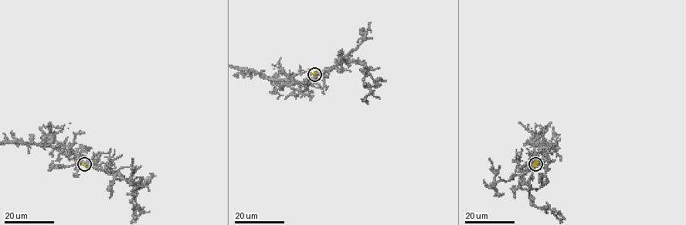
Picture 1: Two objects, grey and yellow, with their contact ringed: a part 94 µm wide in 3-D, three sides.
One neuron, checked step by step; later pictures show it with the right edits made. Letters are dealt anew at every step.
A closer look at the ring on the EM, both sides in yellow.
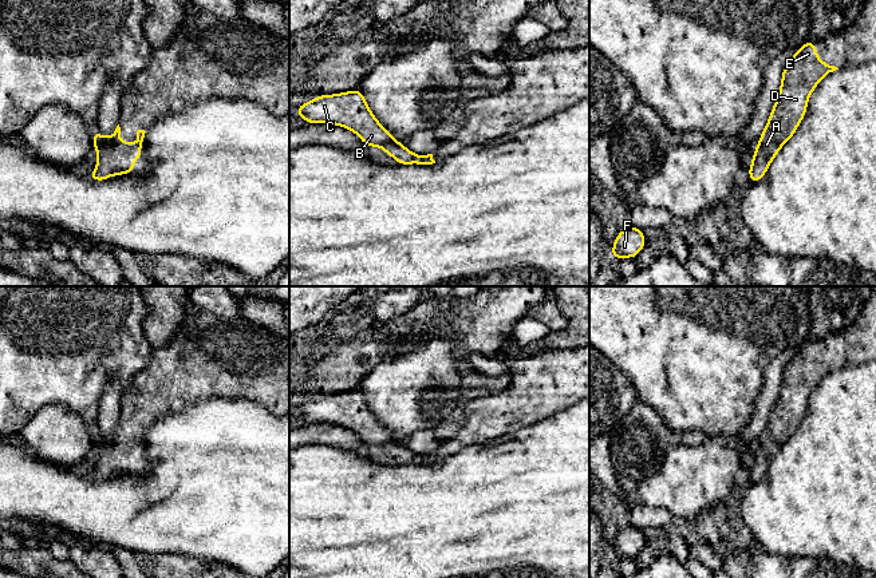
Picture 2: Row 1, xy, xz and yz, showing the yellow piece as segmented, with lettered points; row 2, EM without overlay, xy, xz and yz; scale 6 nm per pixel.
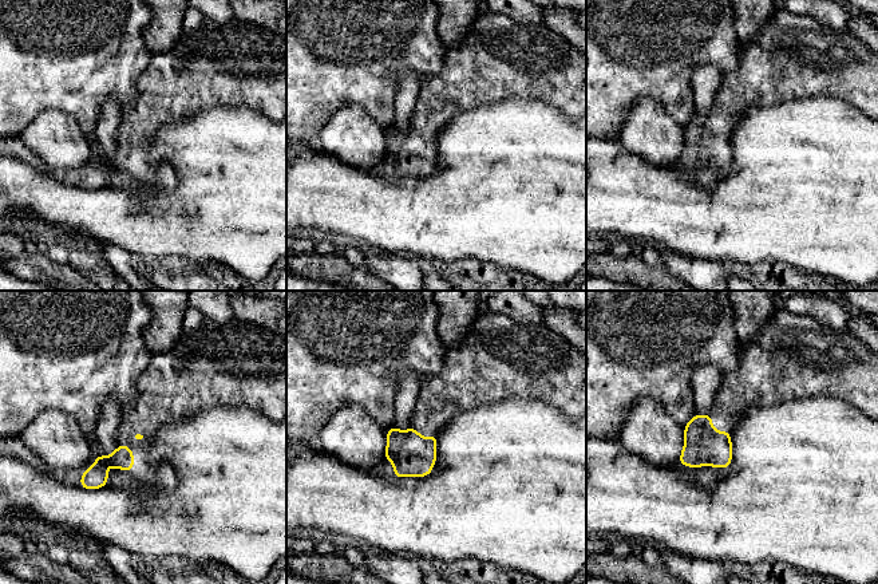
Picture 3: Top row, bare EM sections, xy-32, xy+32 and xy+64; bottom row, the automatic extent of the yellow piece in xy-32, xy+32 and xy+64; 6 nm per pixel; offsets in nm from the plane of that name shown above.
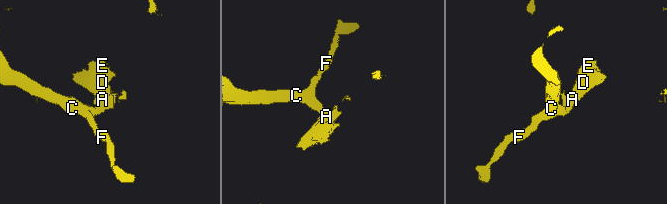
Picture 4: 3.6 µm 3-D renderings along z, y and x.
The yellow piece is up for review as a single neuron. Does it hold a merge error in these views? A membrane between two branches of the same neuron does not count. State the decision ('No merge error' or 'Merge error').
No merge error

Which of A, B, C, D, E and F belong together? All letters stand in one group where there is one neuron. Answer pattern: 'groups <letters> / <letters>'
groups A B C D E F

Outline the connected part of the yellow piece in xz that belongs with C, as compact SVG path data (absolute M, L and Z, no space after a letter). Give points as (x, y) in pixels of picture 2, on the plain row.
M359 388L334 395L319 395L313 400L296 407L296 415L309 424L331 423L354 431L366 447L382 447L396 459L396 464L433 464L433 454L417 455L378 421Z

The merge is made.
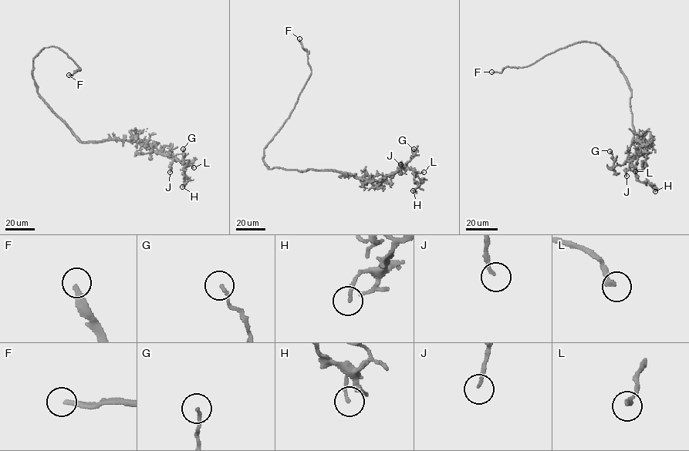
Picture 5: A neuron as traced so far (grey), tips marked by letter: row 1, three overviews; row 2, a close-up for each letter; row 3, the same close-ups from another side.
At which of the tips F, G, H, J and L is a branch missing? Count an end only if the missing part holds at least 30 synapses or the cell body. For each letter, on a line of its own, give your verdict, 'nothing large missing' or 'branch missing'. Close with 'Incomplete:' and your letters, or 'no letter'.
F: branch missing
G: nothing large missing
H: nothing large missing
J: nothing large missing
L: branch missing
Incomplete: F, L

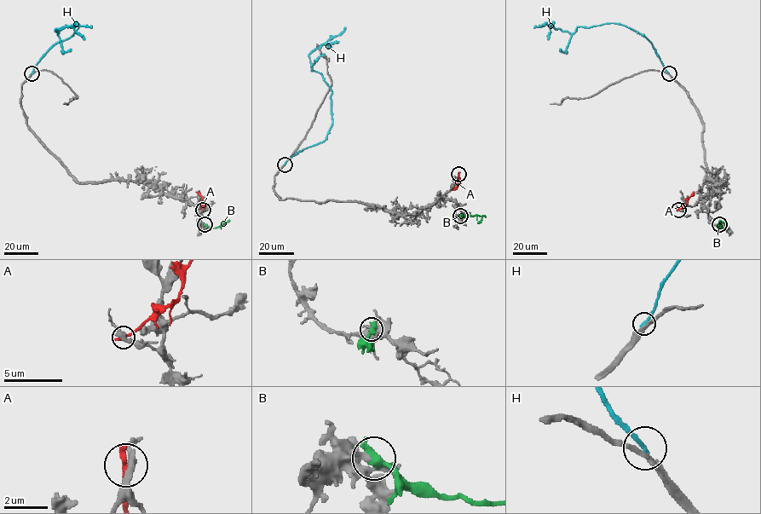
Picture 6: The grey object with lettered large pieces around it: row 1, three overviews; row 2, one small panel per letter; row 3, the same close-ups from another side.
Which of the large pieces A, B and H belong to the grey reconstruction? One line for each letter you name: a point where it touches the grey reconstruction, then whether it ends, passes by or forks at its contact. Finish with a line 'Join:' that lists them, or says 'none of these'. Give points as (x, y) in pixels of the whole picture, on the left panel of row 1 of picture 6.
H: contact (31, 73); it ends
Join: H

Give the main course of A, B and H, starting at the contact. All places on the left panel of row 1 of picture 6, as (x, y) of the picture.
A: (203, 210), (202, 197), (195, 192)
B: (204, 224), (216, 228), (221, 224)
H: (31, 73), (43, 55), (71, 37), (78, 25), (61, 28), (58, 33), (55, 29), (74, 24), (92, 27)

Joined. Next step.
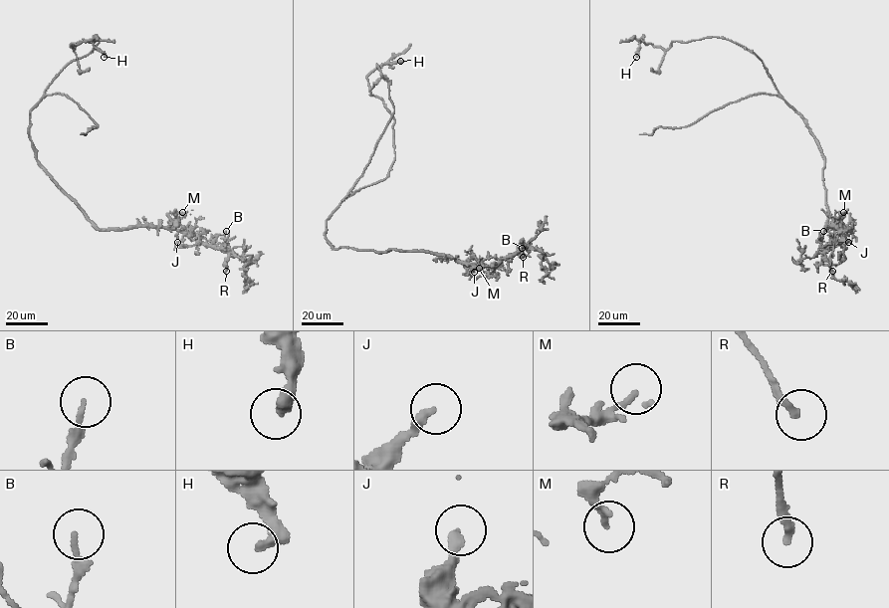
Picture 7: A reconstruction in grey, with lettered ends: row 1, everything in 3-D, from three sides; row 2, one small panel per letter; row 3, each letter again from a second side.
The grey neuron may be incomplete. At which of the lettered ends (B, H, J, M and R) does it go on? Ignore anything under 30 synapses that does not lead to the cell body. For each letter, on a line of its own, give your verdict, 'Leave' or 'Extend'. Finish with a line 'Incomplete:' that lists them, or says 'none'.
B: Leave
H: Leave
J: Leave
M: Leave
R: Leave
Incomplete: none

